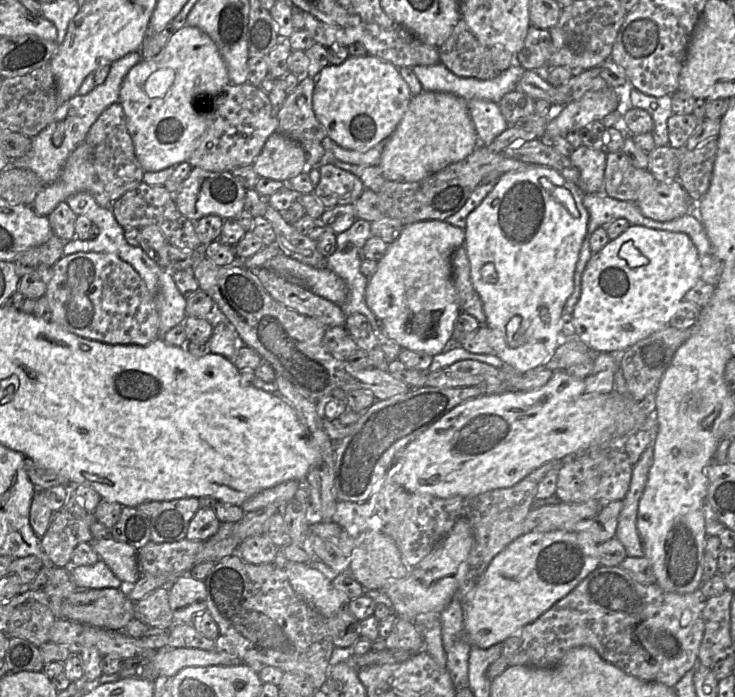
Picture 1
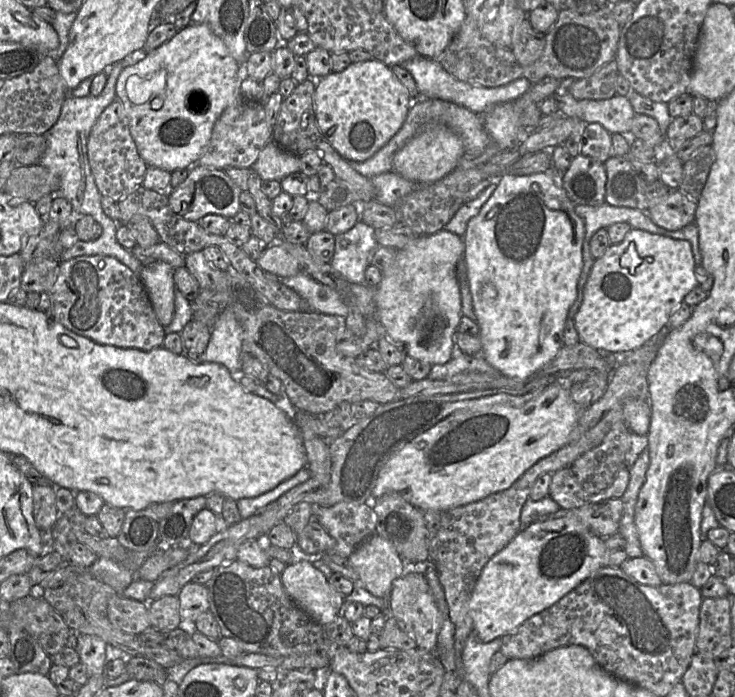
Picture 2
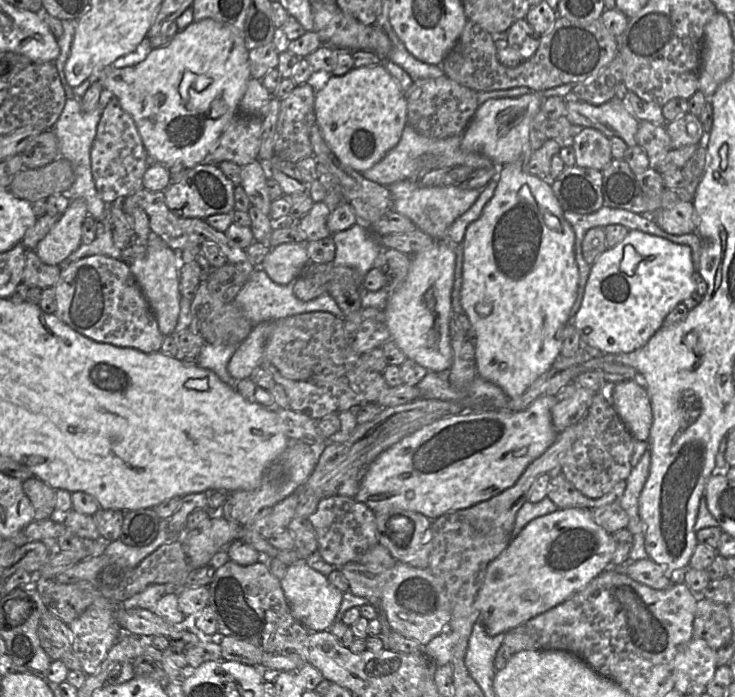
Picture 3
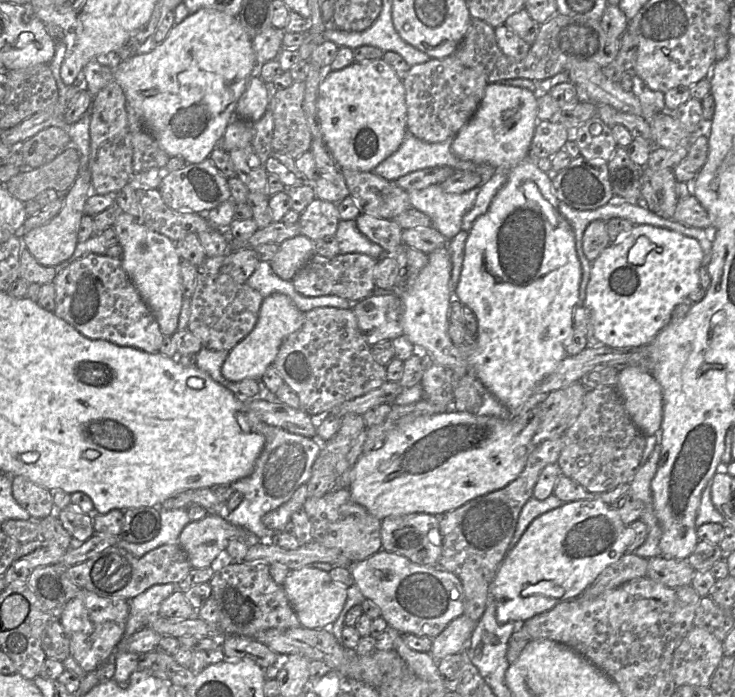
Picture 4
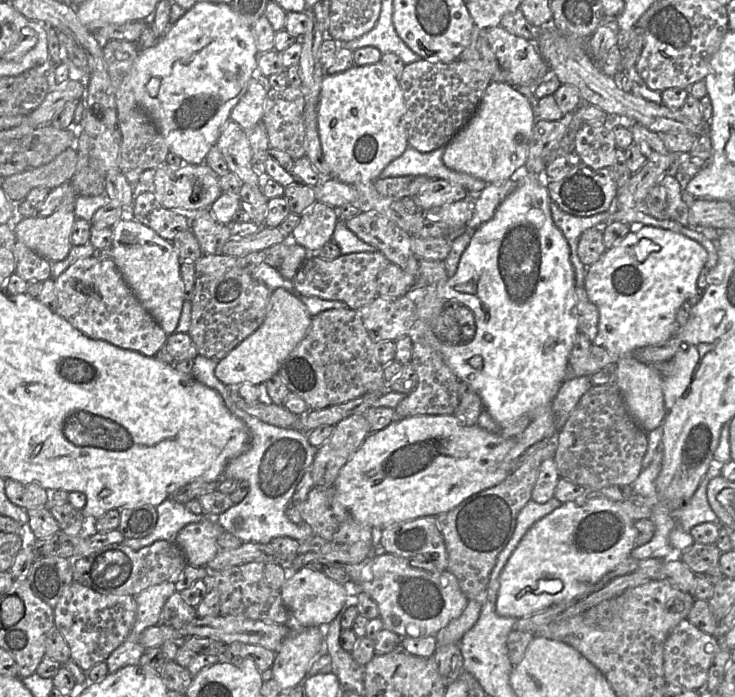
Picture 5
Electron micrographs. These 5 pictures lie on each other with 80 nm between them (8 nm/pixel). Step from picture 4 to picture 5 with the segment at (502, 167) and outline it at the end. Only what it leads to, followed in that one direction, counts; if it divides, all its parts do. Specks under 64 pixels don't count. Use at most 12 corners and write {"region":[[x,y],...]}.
{"region":[[491,81],[443,163],[487,184],[528,157],[528,99]]}

